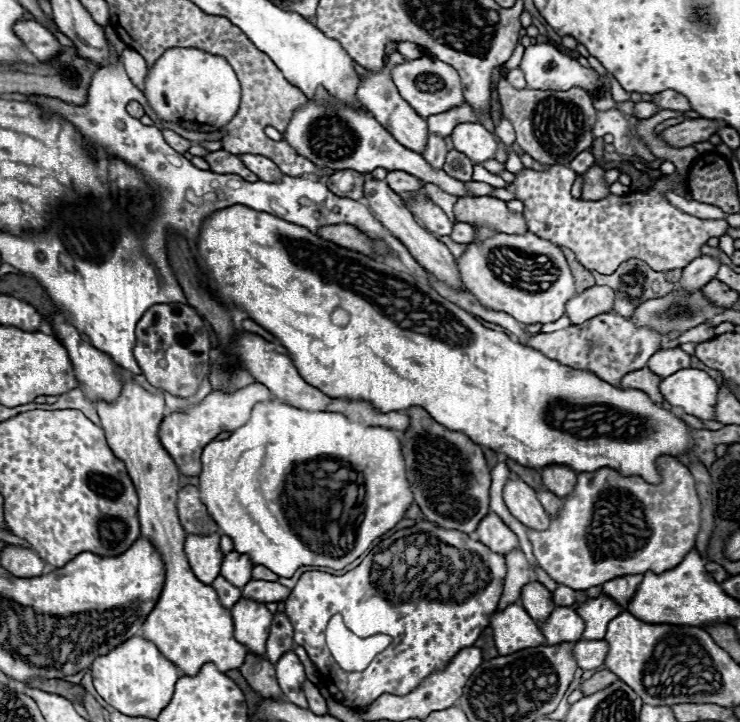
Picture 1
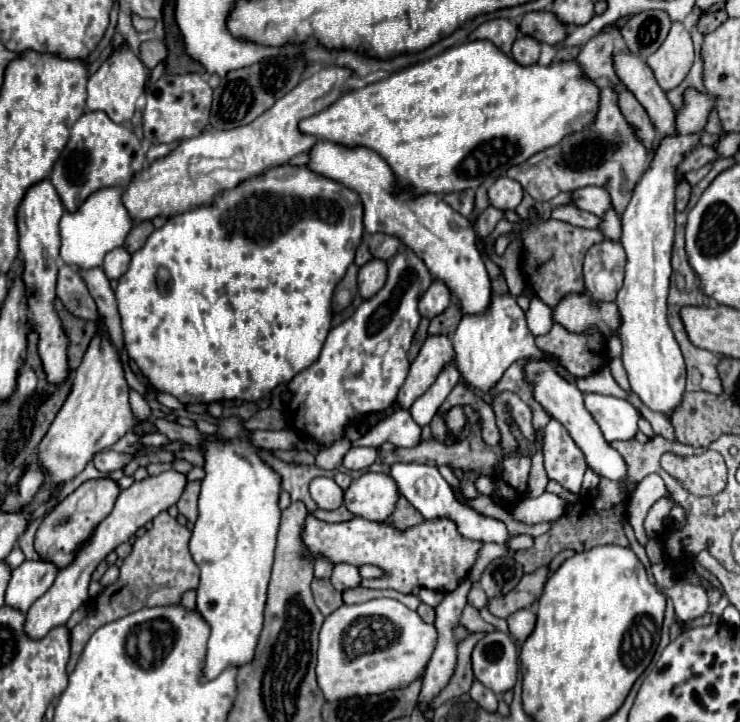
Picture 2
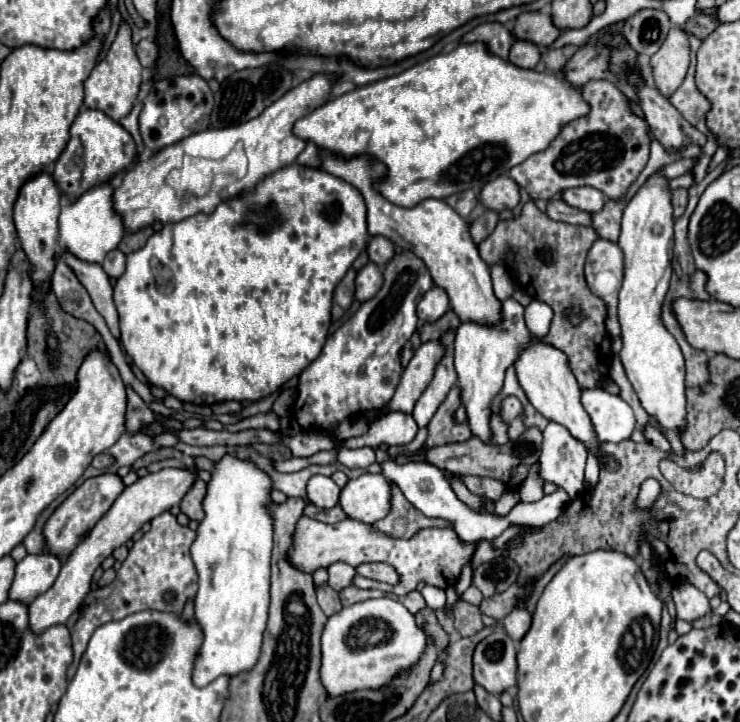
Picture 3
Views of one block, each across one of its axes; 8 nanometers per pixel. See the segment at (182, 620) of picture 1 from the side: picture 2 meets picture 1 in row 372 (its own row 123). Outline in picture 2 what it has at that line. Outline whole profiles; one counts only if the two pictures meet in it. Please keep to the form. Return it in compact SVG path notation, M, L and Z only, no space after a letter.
M120 48L120 52L114 52L102 66L100 70L90 76L88 80L88 100L86 106L88 110L96 112L102 110L106 112L114 122L130 122L130 118L134 116L136 110L136 100L144 94L144 84L146 84L146 70L144 64L140 62L138 56L134 56L132 52L128 52L128 48Z

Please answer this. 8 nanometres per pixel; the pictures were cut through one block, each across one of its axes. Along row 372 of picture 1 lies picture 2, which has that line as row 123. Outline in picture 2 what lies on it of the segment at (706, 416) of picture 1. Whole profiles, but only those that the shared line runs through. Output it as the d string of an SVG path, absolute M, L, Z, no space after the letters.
M694 88L684 90L684 104L680 110L676 110L676 132L662 136L658 142L658 148L654 150L654 156L640 178L640 182L634 188L632 200L622 216L622 246L626 250L628 262L626 262L626 276L624 276L624 286L618 292L618 308L622 316L622 326L620 326L620 340L622 340L622 362L630 378L630 388L640 396L640 400L656 412L666 412L666 410L676 410L680 406L682 394L684 394L684 382L686 382L686 372L684 372L684 358L680 356L680 348L676 344L676 338L668 326L668 316L666 316L666 298L668 298L668 284L670 284L670 252L672 252L672 242L674 242L674 190L678 184L678 174L676 168L678 164L690 154L700 144L700 134L704 132L704 126L708 122L710 110L716 106L716 96L708 92L698 92Z

